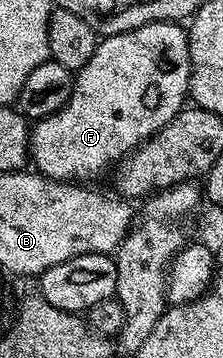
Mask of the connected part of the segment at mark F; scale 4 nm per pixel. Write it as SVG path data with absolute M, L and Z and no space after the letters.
M153 22L123 34L103 37L96 52L92 52L92 60L74 74L72 96L64 108L33 123L29 156L32 166L34 162L33 169L43 178L54 178L57 182L100 177L102 170L109 171L183 110L190 92L190 69L187 31L179 23Z

